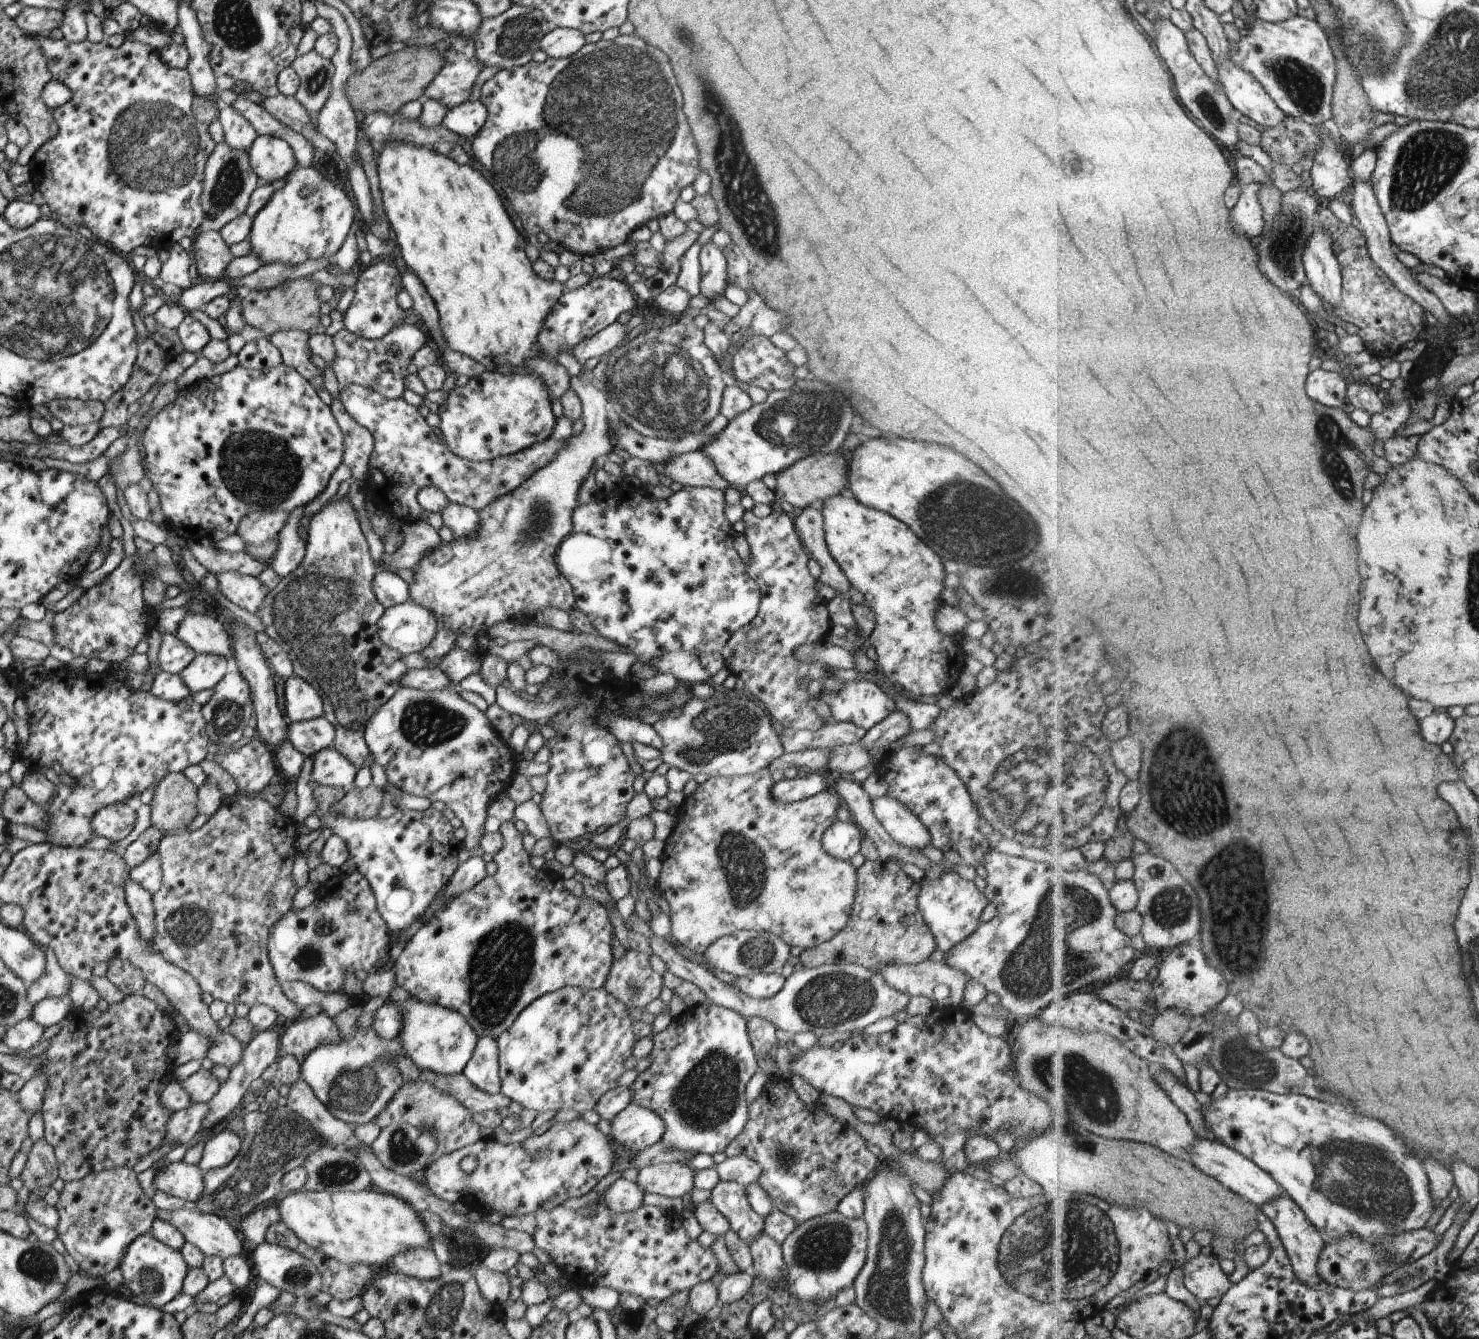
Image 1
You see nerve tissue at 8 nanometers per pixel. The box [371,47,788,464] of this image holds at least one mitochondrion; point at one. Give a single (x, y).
(663, 387)

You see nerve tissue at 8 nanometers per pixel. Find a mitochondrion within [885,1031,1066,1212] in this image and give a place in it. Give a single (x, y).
(1013, 1117)

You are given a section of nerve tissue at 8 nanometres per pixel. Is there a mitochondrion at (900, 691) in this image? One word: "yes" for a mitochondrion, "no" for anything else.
no

